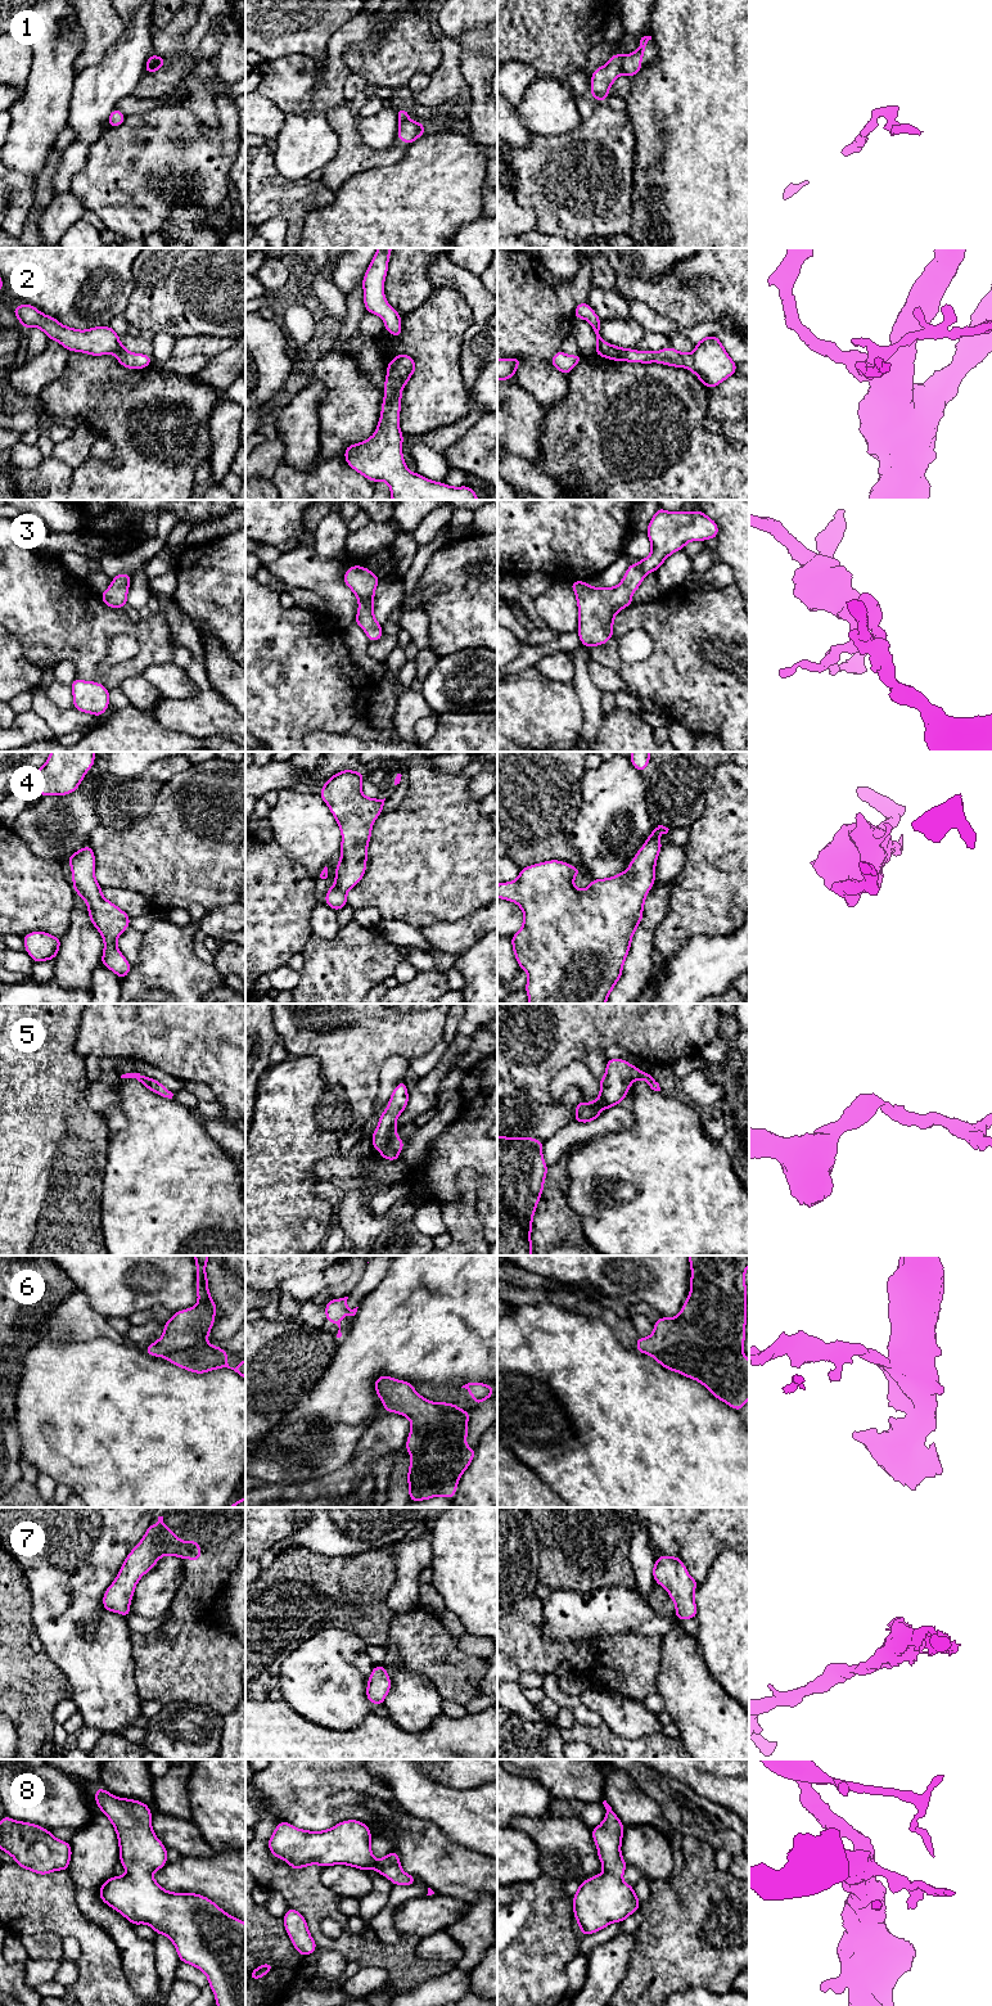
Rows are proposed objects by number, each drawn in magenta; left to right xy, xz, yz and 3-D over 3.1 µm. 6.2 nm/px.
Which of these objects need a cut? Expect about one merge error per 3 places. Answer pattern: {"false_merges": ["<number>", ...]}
{"false_merges": ["1"]}

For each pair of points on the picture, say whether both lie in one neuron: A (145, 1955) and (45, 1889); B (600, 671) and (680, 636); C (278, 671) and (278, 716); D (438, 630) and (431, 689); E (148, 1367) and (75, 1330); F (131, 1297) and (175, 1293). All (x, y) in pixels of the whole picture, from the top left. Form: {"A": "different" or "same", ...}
{"A": "different", "B": "different", "C": "same", "D": "different", "E": "different", "F": "same"}

